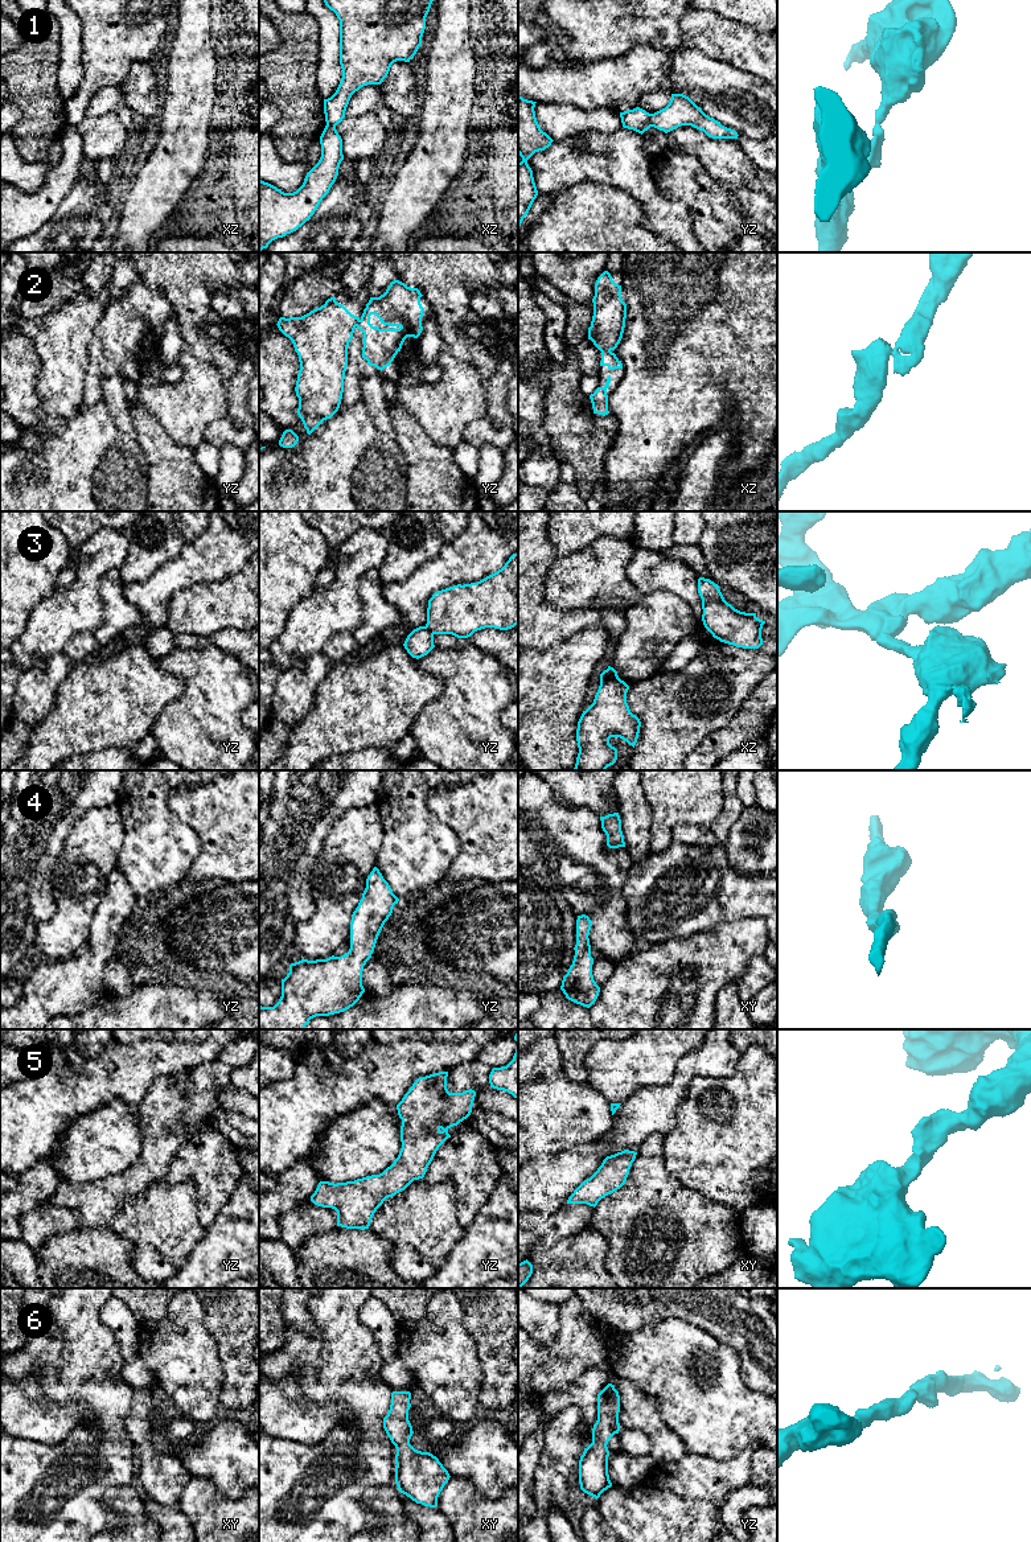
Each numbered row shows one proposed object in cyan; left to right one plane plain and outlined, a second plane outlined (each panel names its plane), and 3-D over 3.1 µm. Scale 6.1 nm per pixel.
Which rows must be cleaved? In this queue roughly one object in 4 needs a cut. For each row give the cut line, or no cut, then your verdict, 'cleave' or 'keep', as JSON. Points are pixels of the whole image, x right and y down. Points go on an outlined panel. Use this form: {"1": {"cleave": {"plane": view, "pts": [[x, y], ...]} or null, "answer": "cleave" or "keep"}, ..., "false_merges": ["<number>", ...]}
{"1": {"cleave": {"plane": "yz", "pts": [[649, 114], [649, 123], [652, 126]]}, "answer": "cleave"}, "2": {"cleave": {"plane": "xz", "pts": [[610, 350], [602, 352]]}, "answer": "cleave"}, "3": {"cleave": {"plane": "xz", "pts": [[619, 678], [604, 681], [600, 685]]}, "answer": "cleave"}, "4": {"cleave": null, "answer": "keep"}, "5": {"cleave": null, "answer": "keep"}, "6": {"cleave": null, "answer": "keep"}, "false_merges": ["1", "2", "3"]}

